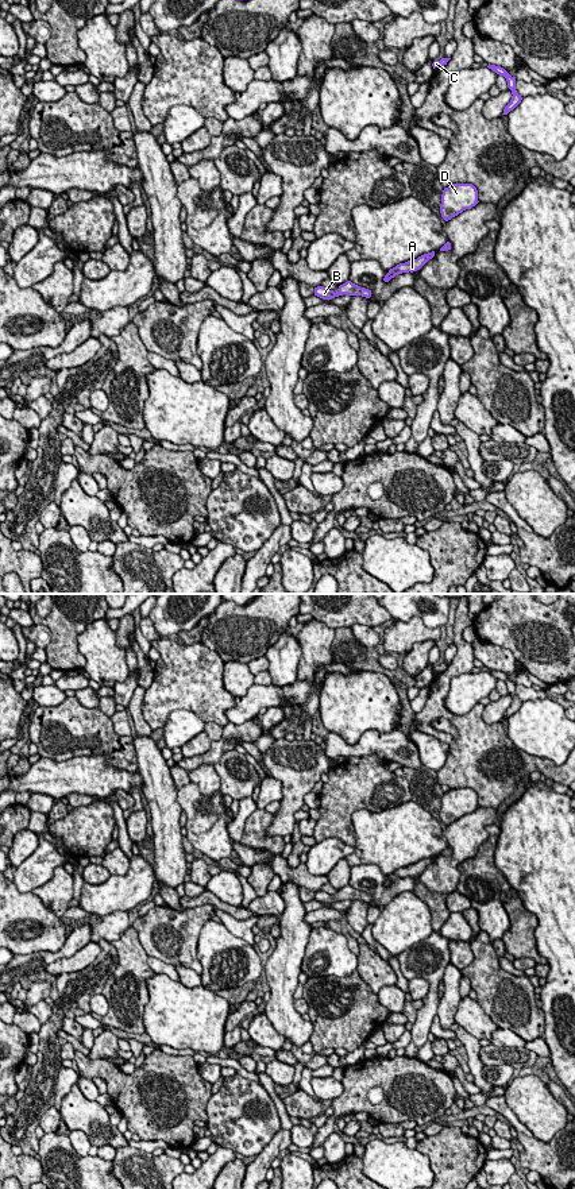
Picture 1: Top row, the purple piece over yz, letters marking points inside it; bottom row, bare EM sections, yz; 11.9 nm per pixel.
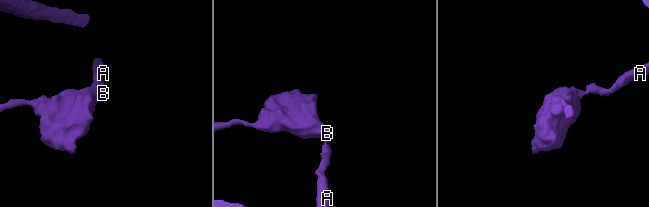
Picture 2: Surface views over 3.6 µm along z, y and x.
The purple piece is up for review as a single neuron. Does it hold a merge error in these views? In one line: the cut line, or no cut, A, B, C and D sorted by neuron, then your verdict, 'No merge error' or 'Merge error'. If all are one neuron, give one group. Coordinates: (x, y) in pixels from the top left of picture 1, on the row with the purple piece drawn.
No split. Groups: A B C D. No merge error

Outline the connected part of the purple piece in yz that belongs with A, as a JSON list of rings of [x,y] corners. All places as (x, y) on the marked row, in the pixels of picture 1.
[[[435,251],[424,254],[418,256],[417,259],[408,260],[405,263],[400,263],[395,267],[390,269],[389,273],[385,275],[383,281],[389,282],[391,278],[394,278],[398,274],[402,273],[413,273],[420,270],[429,259],[435,256]]]

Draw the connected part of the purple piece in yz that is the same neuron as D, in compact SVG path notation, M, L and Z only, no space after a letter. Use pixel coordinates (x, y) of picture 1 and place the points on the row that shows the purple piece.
M452 184L441 194L441 217L448 221L478 202L478 190L472 184Z

